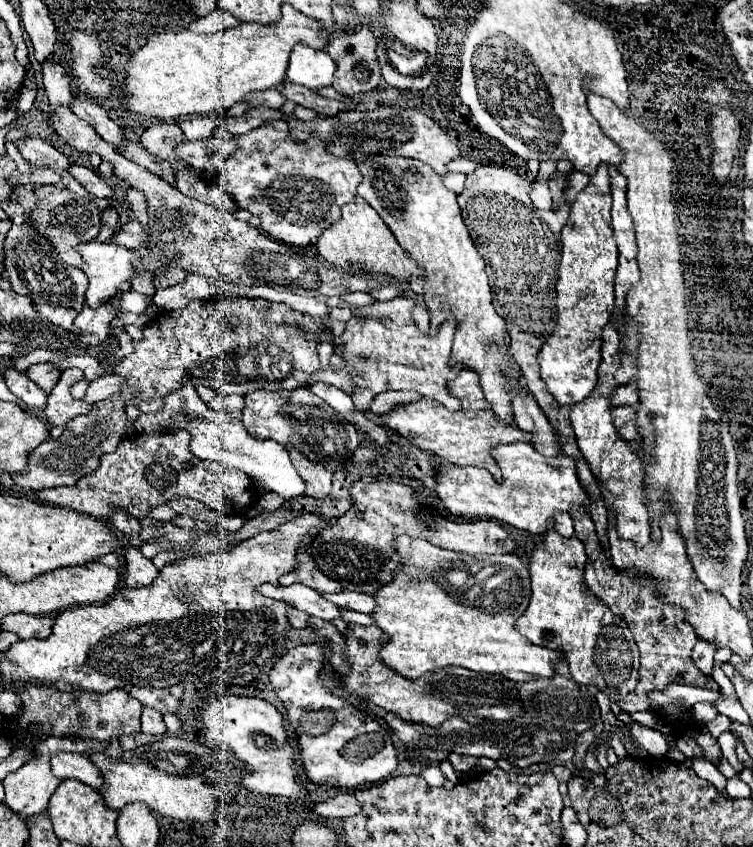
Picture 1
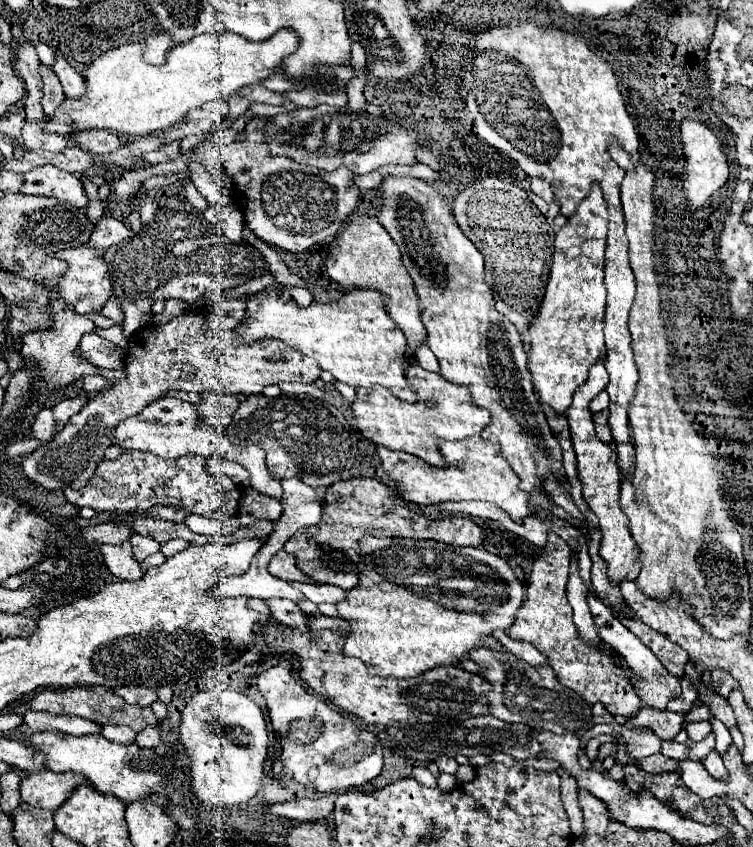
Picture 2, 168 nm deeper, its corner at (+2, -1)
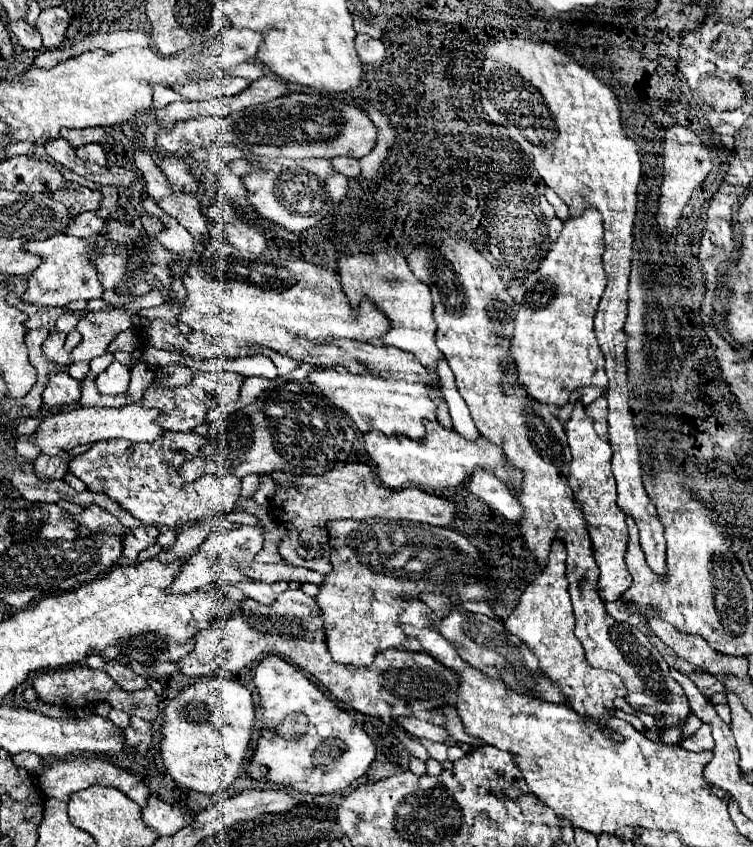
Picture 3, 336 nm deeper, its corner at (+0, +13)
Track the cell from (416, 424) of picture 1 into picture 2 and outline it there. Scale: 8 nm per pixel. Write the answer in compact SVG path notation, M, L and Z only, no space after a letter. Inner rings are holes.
M411 364L407 368L407 380L411 390L417 394L417 402L401 402L391 396L389 390L371 388L357 390L357 398L349 404L359 432L377 446L385 446L391 450L401 450L425 460L431 466L445 466L445 460L437 448L437 440L463 440L473 434L481 434L481 430L491 422L487 410L477 408L471 402L469 390L465 386L449 384L443 376L435 372L423 370L419 364Z

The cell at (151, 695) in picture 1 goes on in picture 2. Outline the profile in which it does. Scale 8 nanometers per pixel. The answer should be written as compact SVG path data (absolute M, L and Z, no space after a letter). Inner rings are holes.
M123 686L115 688L113 694L125 698L125 702L129 704L139 704L139 706L151 706L157 700L157 694L145 686Z

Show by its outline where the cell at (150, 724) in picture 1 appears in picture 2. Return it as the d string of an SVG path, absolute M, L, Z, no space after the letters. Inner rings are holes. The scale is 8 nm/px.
M147 726L145 730L141 730L135 738L135 744L139 748L155 748L159 744L159 730L155 726Z

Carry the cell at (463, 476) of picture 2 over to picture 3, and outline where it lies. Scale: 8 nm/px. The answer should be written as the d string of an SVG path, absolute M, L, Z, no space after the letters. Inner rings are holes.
M425 420L425 428L427 428L427 436L421 442L413 442L411 438L405 438L405 436L389 438L379 430L371 430L365 434L365 448L373 464L377 466L377 474L385 486L393 490L403 486L457 488L457 486L463 486L477 468L483 468L495 474L509 488L511 496L517 496L521 486L521 476L519 476L519 470L507 460L501 446L489 442L485 436L467 440L457 430L445 428L439 422Z

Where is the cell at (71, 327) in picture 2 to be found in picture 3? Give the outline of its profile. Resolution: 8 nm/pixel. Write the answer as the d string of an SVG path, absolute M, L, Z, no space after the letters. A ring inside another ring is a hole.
M69 370L63 372L51 372L49 382L43 390L43 402L49 408L55 406L69 406L81 398L79 382L69 374Z

